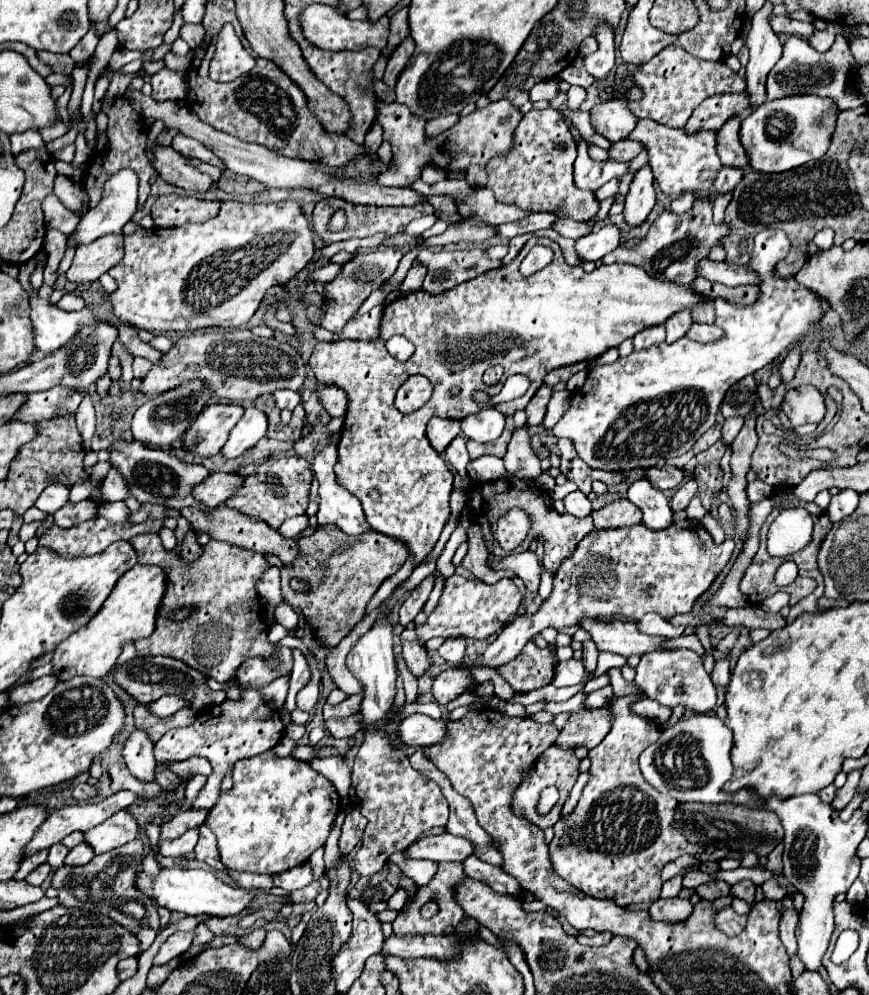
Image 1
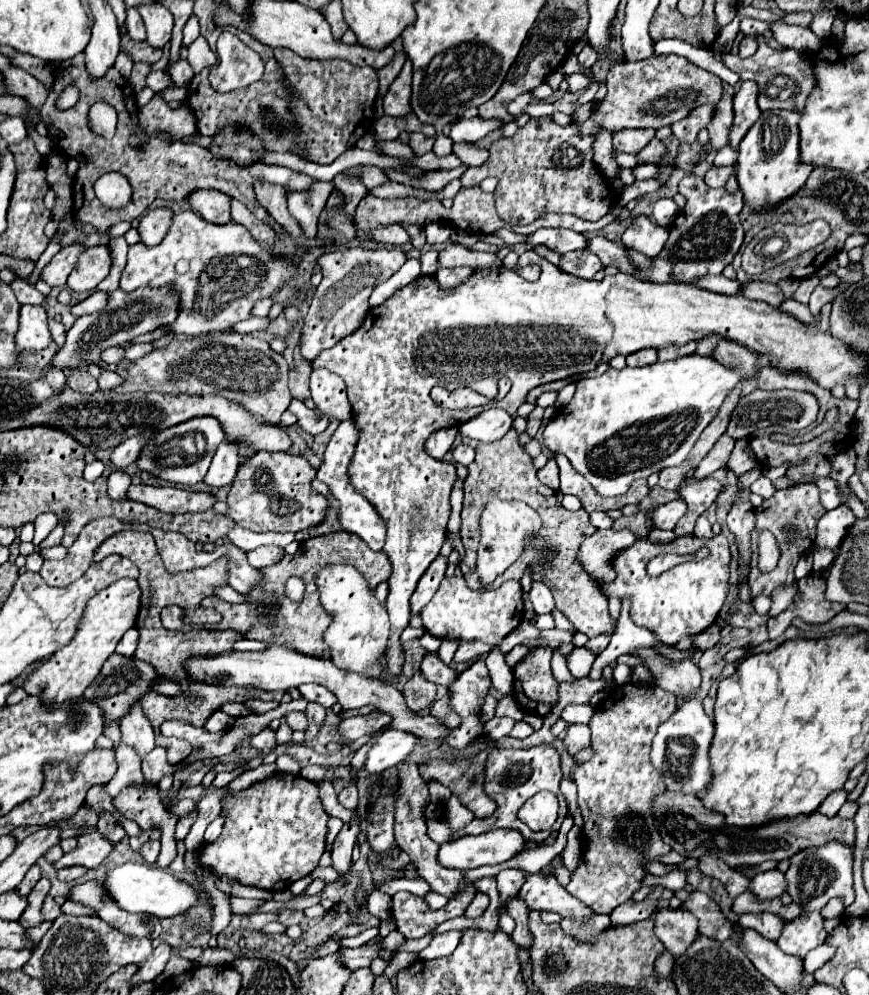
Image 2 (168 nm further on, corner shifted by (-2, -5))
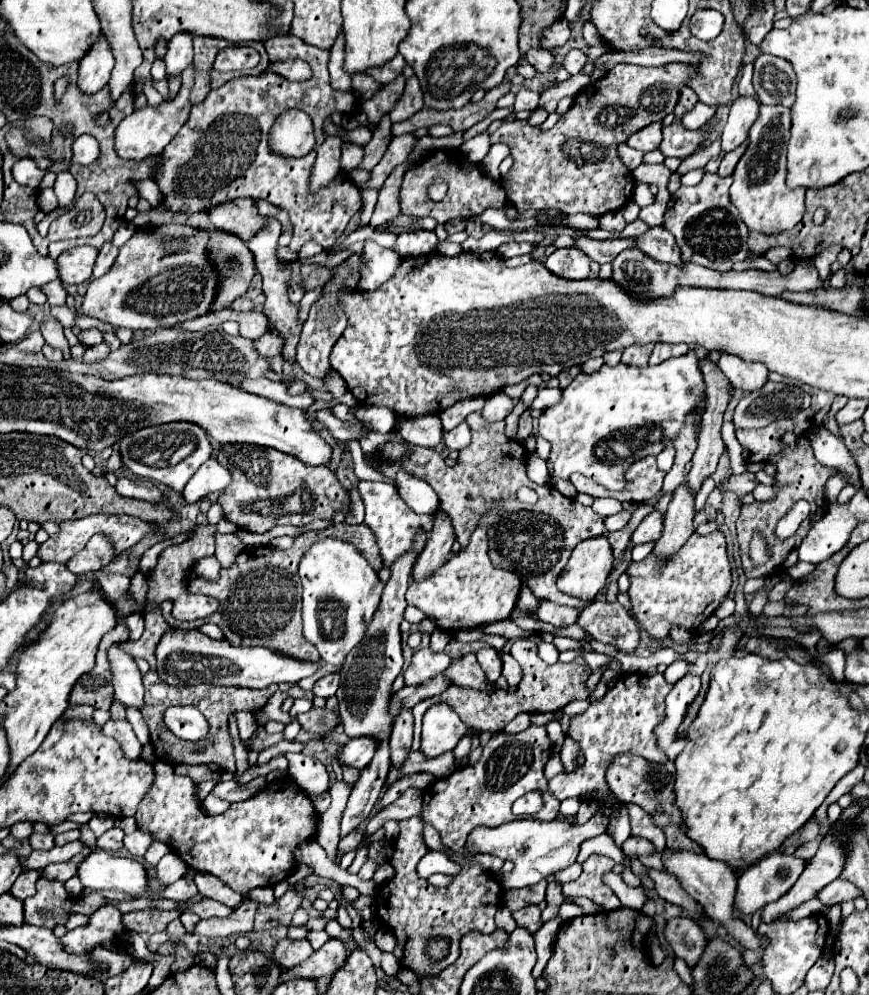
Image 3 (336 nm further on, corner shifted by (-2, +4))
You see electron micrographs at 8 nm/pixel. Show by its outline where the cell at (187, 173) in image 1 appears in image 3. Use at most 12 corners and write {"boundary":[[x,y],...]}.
{"boundary":[[238,199],[210,209],[216,229],[250,241],[266,227],[256,201]]}

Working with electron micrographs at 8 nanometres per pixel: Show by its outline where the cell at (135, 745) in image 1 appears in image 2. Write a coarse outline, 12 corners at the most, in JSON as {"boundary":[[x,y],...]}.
{"boundary":[[140,706],[122,718],[122,742],[144,760],[156,746]]}

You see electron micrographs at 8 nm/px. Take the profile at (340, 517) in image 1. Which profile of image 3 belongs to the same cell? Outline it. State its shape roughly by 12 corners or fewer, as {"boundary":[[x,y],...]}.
{"boundary":[[360,481],[366,525],[384,565],[412,549],[432,515],[416,515],[388,483]]}

